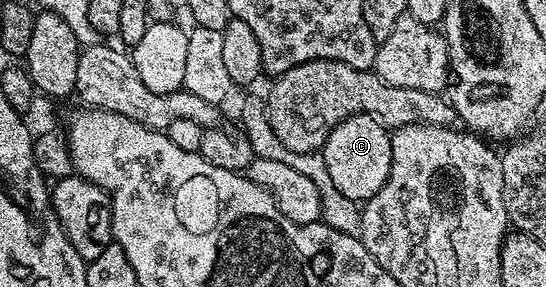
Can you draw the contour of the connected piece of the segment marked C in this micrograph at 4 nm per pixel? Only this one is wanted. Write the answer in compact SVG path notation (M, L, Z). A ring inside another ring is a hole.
M360 113L343 119L325 140L323 150L327 175L335 187L358 203L372 199L387 183L391 171L391 133L371 115Z

